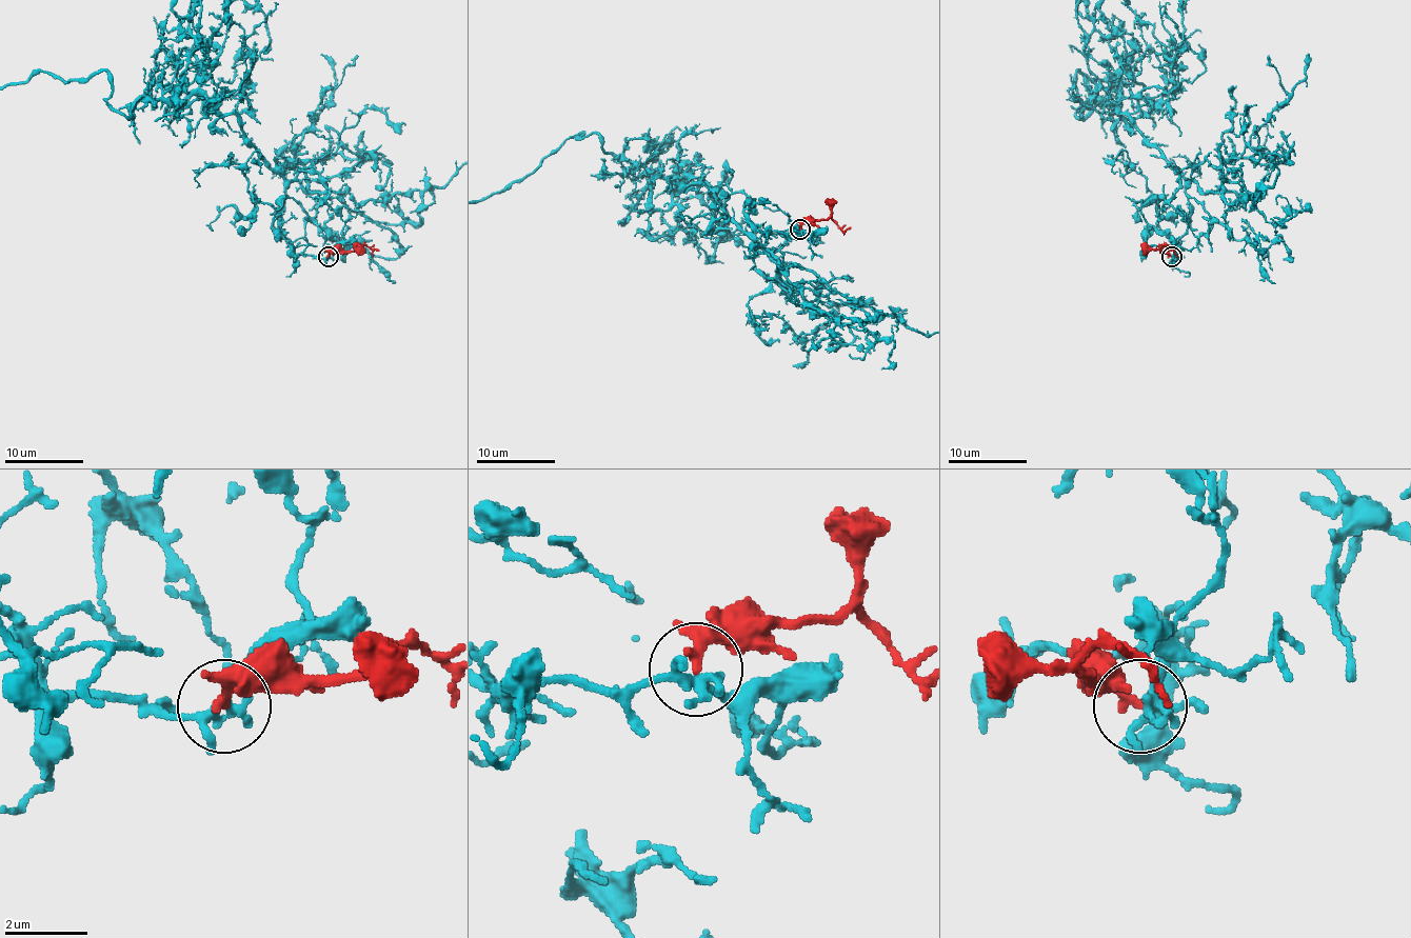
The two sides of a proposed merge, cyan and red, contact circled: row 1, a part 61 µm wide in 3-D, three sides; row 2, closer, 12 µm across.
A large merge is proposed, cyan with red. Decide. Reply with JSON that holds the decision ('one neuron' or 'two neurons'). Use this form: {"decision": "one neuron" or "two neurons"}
{"decision": "two neurons"}

